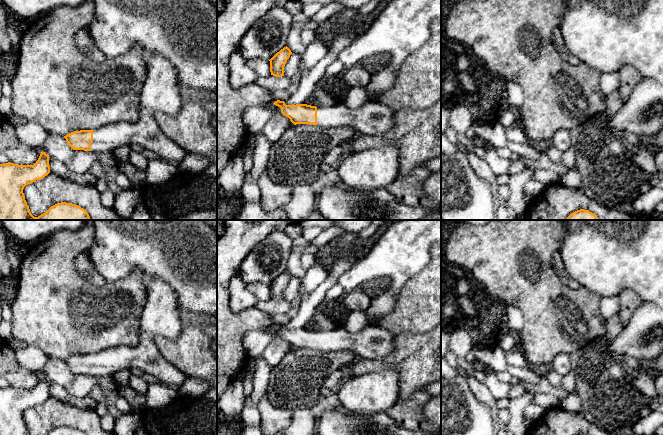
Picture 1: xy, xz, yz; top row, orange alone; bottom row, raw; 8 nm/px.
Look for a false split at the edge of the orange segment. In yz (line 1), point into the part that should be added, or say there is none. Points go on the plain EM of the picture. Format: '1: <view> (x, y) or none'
1: none

